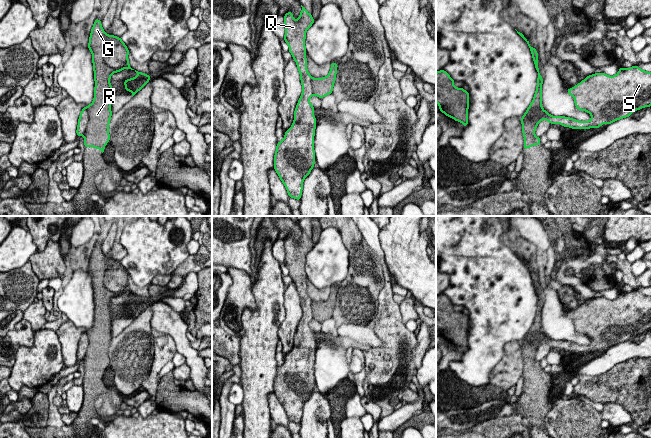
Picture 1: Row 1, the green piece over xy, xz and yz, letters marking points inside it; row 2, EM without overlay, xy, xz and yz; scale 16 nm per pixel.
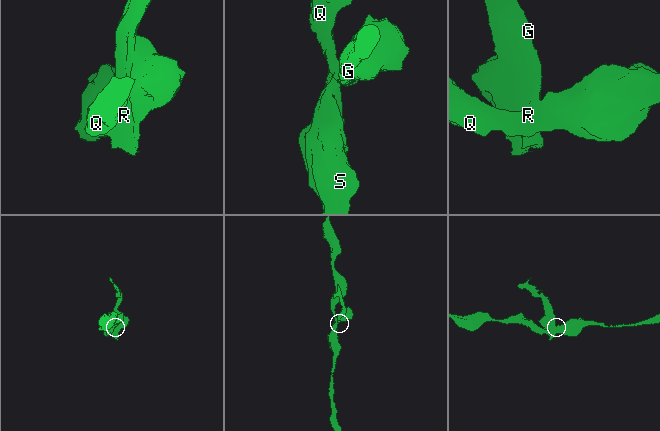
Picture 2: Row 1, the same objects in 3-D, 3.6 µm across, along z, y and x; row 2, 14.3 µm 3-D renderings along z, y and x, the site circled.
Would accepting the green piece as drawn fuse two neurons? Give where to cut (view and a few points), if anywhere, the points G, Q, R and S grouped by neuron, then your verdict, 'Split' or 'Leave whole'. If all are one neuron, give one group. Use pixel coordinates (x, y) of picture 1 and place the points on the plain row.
Split along yz (542, 331), (538, 335), (538, 341), (535, 344), (537, 349). Groups: G R / Q S. Split

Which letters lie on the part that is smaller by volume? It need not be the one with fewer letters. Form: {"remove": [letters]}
{"remove": ["G", "R"]}

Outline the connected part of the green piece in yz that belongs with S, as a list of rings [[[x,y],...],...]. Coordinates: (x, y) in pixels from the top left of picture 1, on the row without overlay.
[[[634,289],[631,292],[620,292],[614,300],[605,297],[595,297],[587,300],[576,310],[567,314],[574,321],[575,330],[591,339],[589,345],[578,345],[564,340],[552,340],[543,332],[538,336],[535,347],[547,344],[550,348],[558,347],[572,353],[600,352],[602,348],[611,348],[622,342],[631,340],[634,335],[644,331],[651,331],[651,296],[644,295]]]

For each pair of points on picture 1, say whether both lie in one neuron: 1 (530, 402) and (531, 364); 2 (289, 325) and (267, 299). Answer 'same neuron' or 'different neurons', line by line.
1: same neuron
2: different neurons

